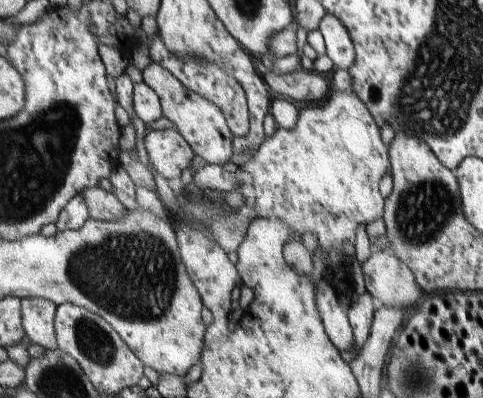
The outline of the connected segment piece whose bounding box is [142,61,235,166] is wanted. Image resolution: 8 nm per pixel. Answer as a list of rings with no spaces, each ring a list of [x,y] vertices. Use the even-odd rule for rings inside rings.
[[[152,61],[142,73],[144,81],[158,92],[162,100],[164,116],[186,137],[187,142],[194,148],[195,154],[209,164],[223,166],[231,162],[231,158],[235,155],[235,148],[233,148],[235,136],[219,106],[215,106],[211,100],[187,88],[176,76],[173,76],[172,72],[155,61]]]

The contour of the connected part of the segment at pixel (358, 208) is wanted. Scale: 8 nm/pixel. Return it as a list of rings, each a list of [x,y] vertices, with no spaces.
[[[331,90],[330,96],[321,104],[299,110],[295,128],[277,126],[274,134],[266,138],[255,154],[238,166],[235,175],[239,183],[238,192],[245,198],[244,204],[253,208],[257,217],[283,220],[293,230],[293,239],[298,241],[304,232],[316,236],[318,246],[314,255],[318,259],[322,253],[325,254],[324,277],[331,282],[340,299],[354,288],[348,277],[349,266],[346,265],[351,258],[342,251],[341,244],[353,244],[359,224],[365,226],[383,216],[387,196],[379,192],[379,184],[390,165],[381,129],[367,105],[353,91]]]

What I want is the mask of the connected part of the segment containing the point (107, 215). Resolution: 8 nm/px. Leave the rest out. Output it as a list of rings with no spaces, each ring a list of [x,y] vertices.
[[[100,187],[86,188],[82,192],[87,202],[91,217],[97,220],[112,221],[123,218],[129,209],[115,196],[114,192],[107,192]]]

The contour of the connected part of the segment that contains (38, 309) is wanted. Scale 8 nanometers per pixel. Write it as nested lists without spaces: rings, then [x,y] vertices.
[[[43,297],[24,298],[22,302],[23,326],[26,335],[32,343],[41,345],[45,350],[58,349],[58,336],[56,333],[56,315],[58,305],[55,301]]]

